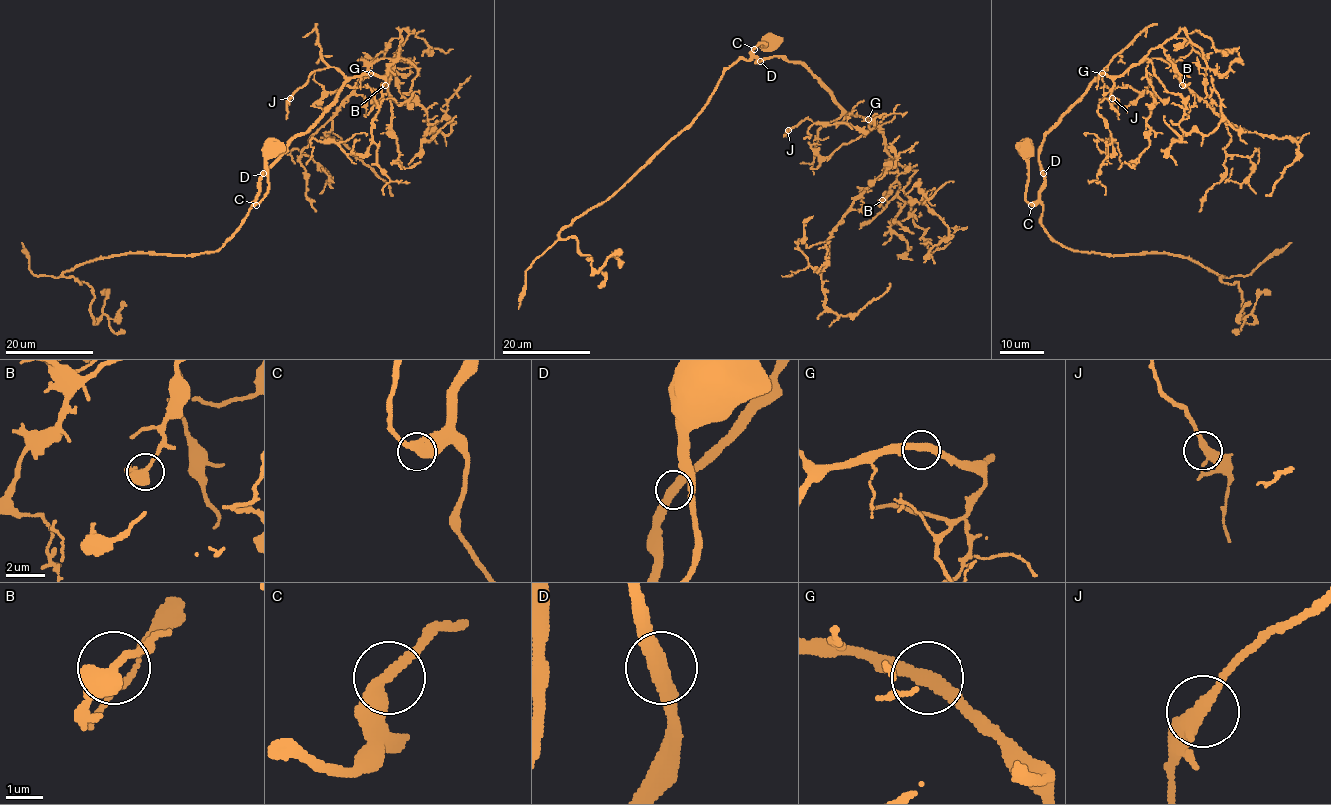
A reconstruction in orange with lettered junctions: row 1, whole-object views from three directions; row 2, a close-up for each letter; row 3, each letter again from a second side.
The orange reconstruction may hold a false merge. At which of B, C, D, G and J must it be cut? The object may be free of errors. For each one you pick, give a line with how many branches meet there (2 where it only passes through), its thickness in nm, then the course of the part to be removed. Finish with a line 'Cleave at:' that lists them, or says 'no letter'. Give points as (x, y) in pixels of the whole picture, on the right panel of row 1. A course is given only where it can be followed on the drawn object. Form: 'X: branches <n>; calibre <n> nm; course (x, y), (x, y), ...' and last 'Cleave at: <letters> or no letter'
Cleave at: no letter

